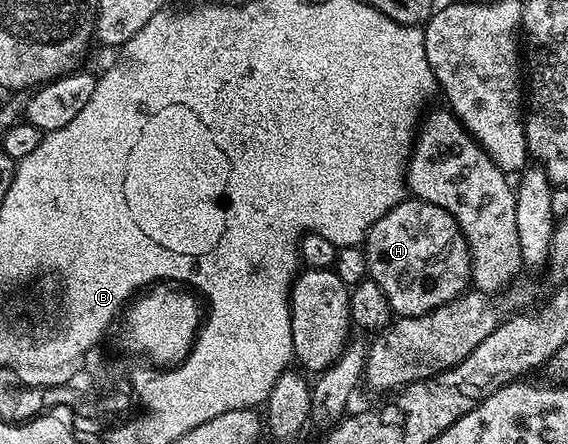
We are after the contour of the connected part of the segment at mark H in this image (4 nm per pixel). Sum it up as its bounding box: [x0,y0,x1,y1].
[366,199,470,317]

